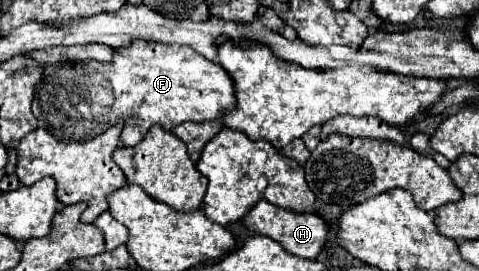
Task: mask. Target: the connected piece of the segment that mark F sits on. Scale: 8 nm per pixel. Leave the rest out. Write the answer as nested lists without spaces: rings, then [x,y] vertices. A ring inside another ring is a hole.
[[[132,40],[128,48],[116,48],[110,62],[88,60],[88,62],[44,66],[44,76],[36,86],[36,96],[46,130],[50,130],[58,140],[76,140],[76,142],[90,140],[106,132],[106,128],[118,124],[118,120],[122,120],[124,128],[120,140],[124,146],[136,146],[146,136],[148,128],[154,124],[160,124],[164,130],[172,130],[174,126],[190,120],[204,122],[220,118],[220,114],[236,106],[234,82],[220,64],[206,60],[192,48],[174,44],[156,44],[152,40]]]

